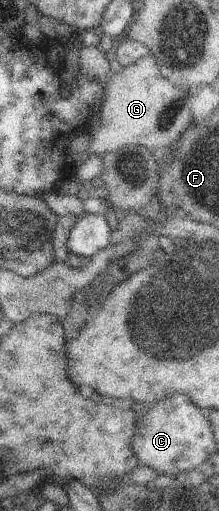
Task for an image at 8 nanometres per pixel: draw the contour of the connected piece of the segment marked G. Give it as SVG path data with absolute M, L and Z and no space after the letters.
M152 55L125 68L119 75L113 74L107 91L101 115L102 126L91 144L91 150L100 157L129 145L143 145L155 152L167 152L183 137L195 119L188 103L188 91L165 77L157 57Z

